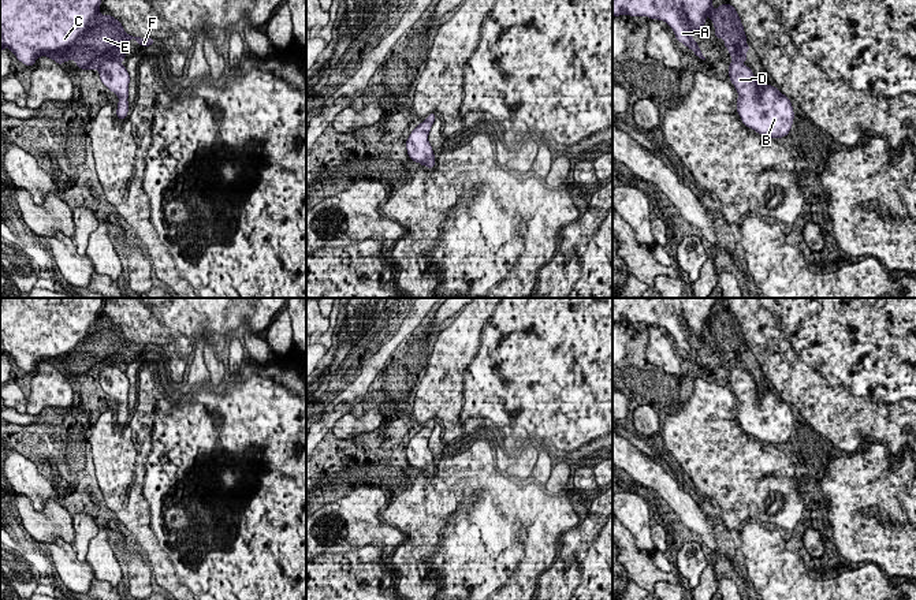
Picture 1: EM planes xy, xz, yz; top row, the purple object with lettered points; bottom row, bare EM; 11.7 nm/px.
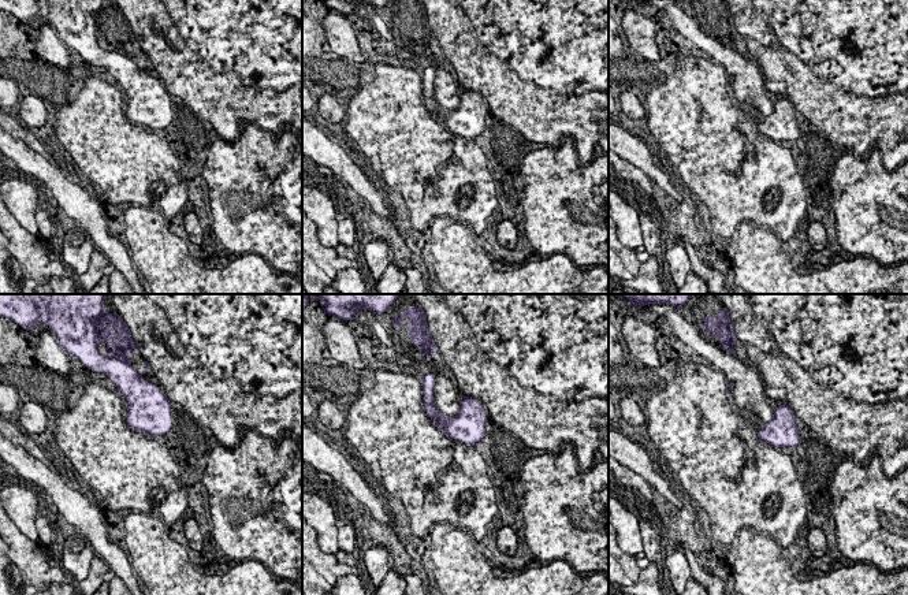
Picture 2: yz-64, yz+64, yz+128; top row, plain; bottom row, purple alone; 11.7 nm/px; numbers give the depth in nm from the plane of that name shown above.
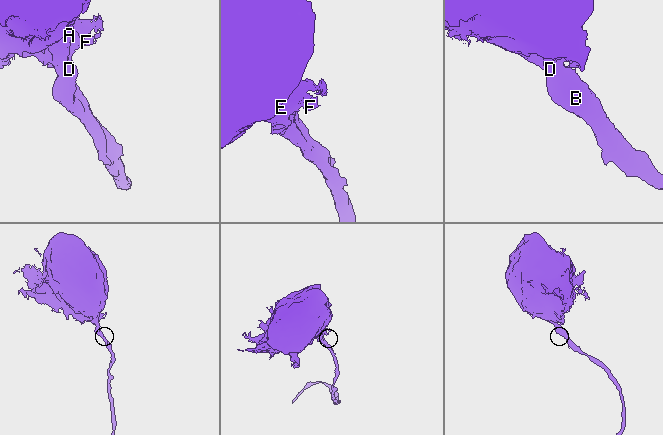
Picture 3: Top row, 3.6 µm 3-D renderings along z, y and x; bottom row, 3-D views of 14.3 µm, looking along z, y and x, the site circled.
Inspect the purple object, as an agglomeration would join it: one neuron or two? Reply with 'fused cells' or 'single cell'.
single cell

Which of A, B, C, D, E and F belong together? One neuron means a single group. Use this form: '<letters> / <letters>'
A B C D E F

